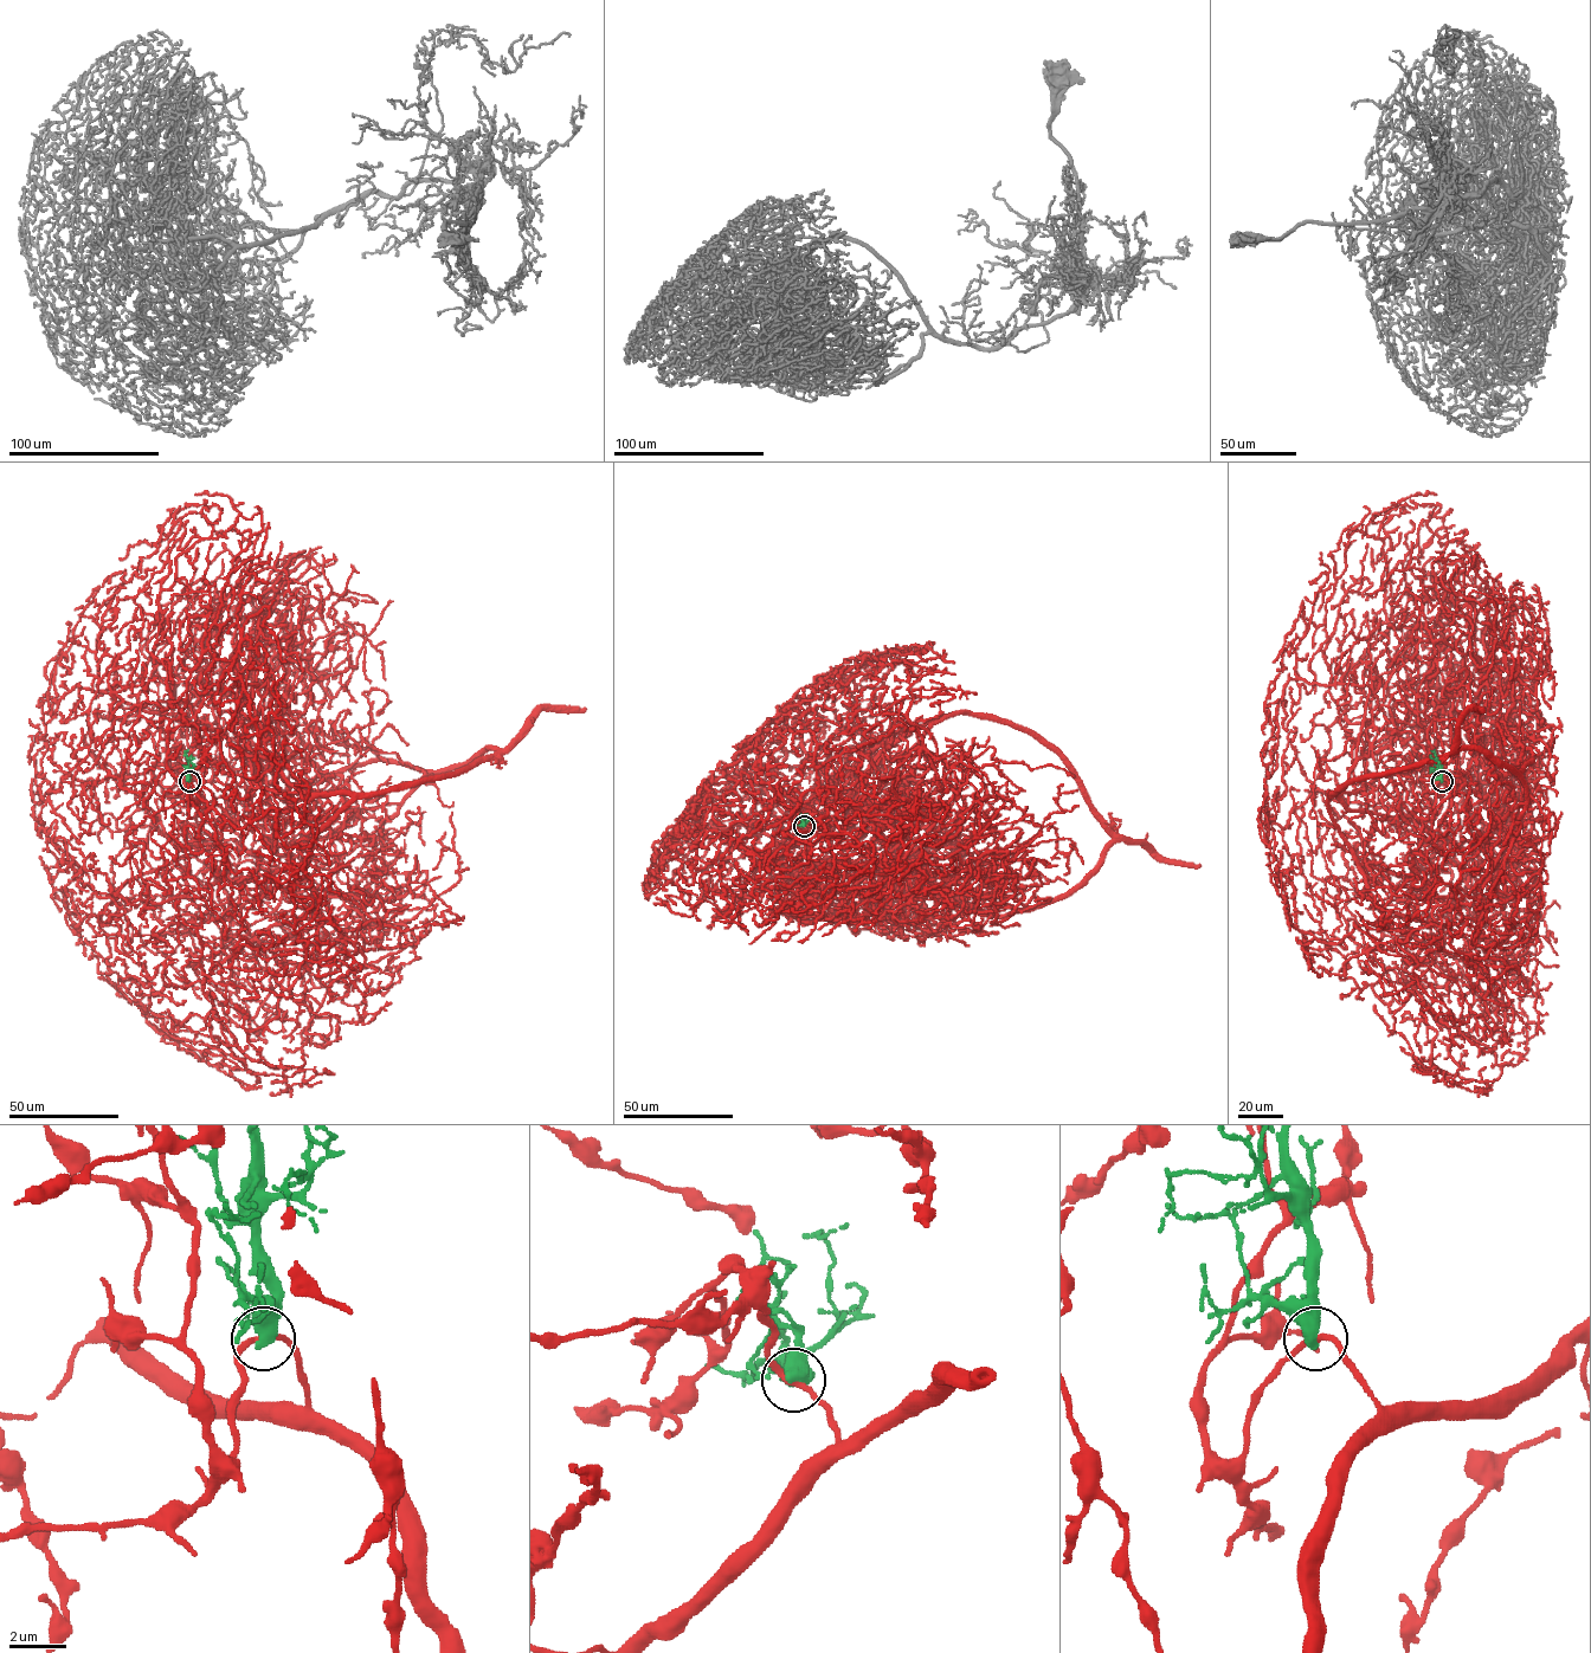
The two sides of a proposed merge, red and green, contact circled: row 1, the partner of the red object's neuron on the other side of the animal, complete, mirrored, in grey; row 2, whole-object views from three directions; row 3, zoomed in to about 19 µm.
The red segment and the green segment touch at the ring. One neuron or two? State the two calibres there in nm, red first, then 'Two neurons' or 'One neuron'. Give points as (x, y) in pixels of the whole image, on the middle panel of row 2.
Thickness 190 nm (red) against 600 nm. Two neurons

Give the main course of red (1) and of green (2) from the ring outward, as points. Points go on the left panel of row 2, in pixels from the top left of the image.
1: (188, 781), (226, 826), (498, 751), (256, 764), (213, 712), (250, 638), (233, 686), (152, 712)
2: (189, 781), (186, 750)

